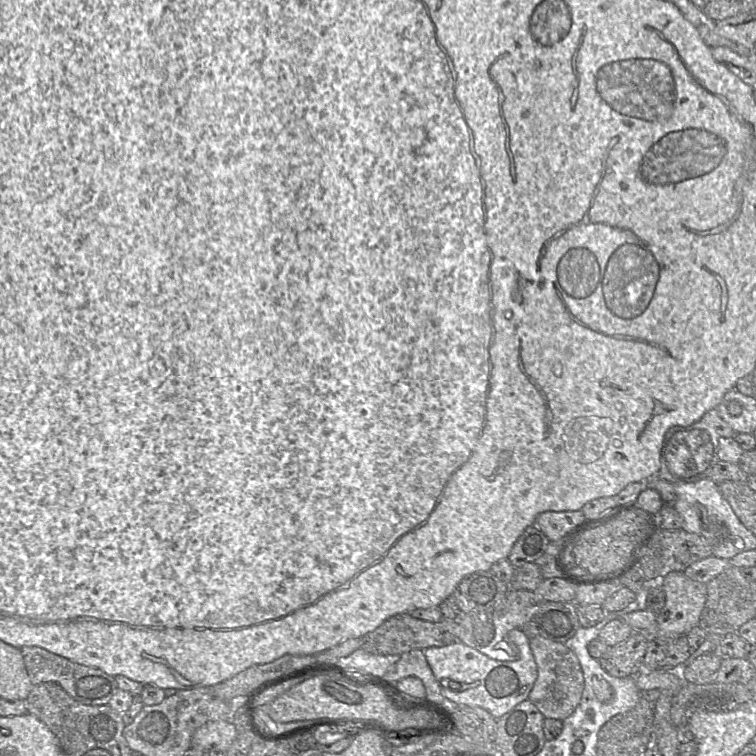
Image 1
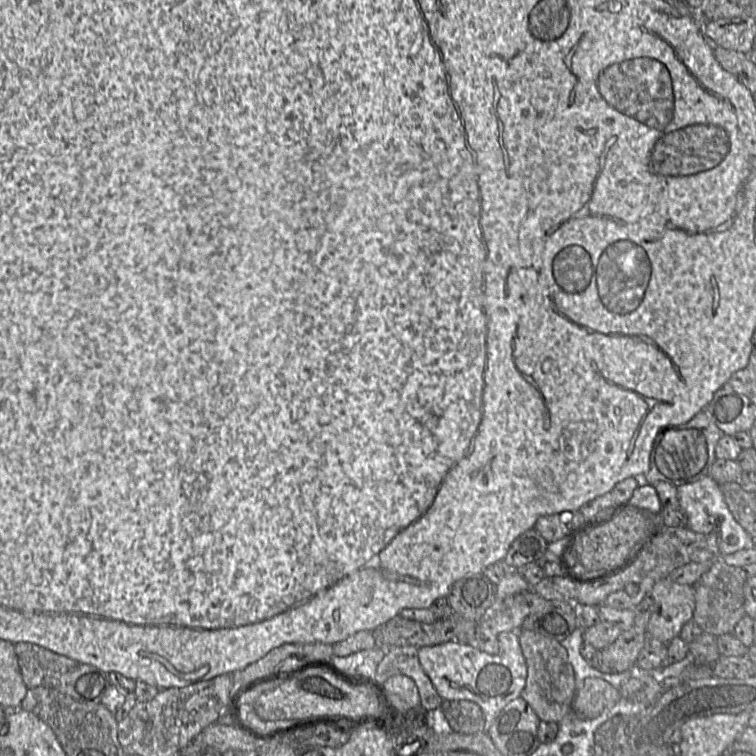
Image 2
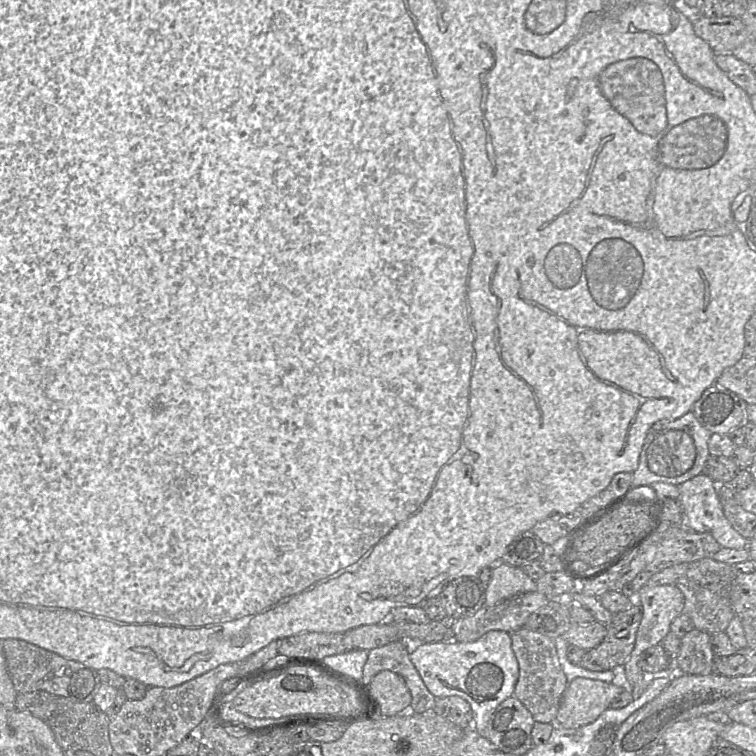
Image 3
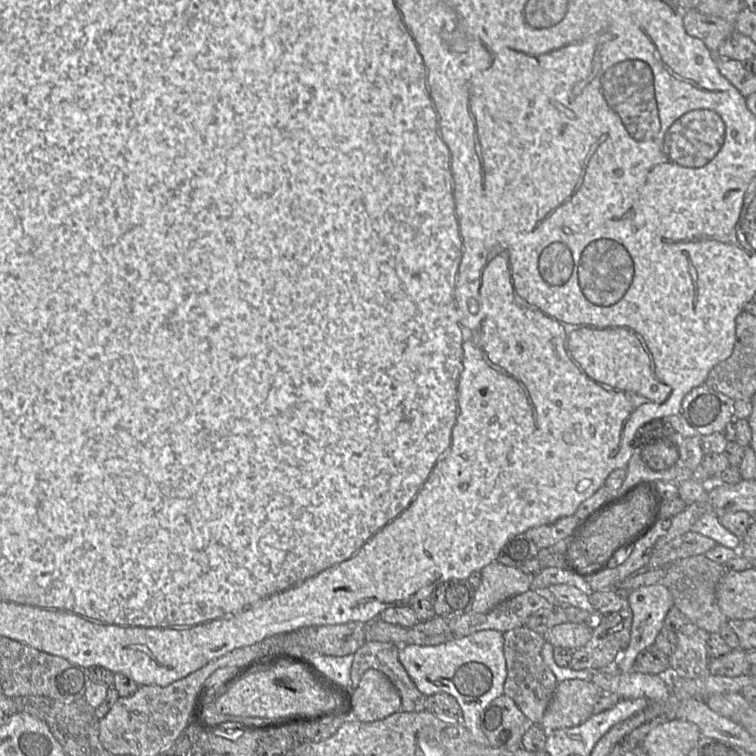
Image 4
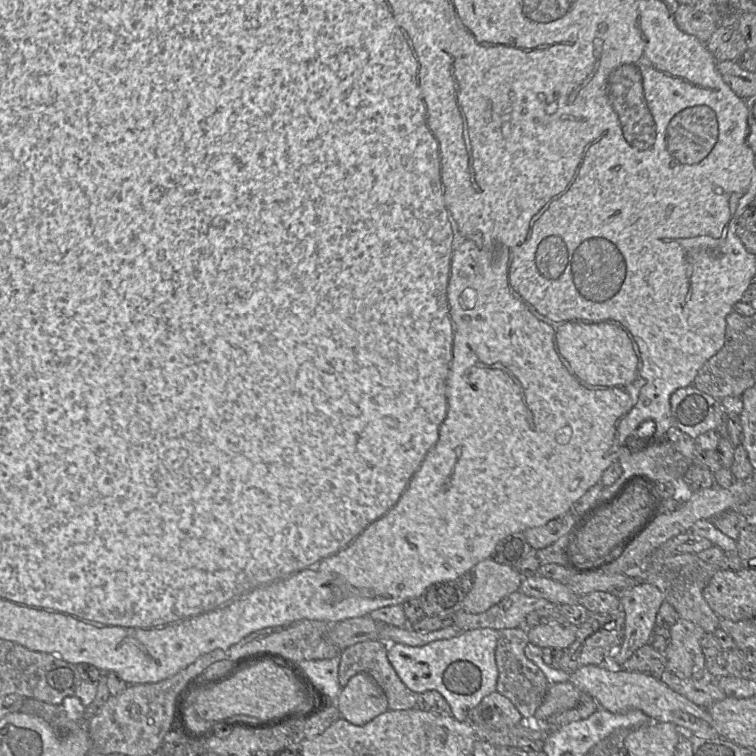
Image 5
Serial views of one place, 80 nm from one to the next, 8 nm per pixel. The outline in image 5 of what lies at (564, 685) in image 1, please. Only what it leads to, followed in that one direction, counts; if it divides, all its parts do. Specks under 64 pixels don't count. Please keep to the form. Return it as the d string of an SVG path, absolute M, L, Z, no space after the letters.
M526 627L498 631L499 638L495 649L498 669L496 691L508 698L523 718L531 718L542 703L550 683L540 668L525 656L525 647L529 643Z

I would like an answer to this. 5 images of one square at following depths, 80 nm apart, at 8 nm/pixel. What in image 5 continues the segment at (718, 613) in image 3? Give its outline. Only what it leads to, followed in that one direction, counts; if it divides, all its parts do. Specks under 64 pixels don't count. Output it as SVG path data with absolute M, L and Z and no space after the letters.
M679 554L669 557L650 556L644 562L643 581L657 587L671 604L680 618L688 620L705 632L714 633L719 628L720 617L710 608L703 591L713 575L719 570L716 565L702 561L696 554Z

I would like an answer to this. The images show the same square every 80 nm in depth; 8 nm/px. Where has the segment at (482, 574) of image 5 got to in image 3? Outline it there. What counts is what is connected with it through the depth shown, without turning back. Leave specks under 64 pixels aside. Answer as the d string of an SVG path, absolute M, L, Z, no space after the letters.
M501 559L489 567L493 570L483 607L491 608L510 598L536 591L536 581L528 577L521 568L506 565Z

